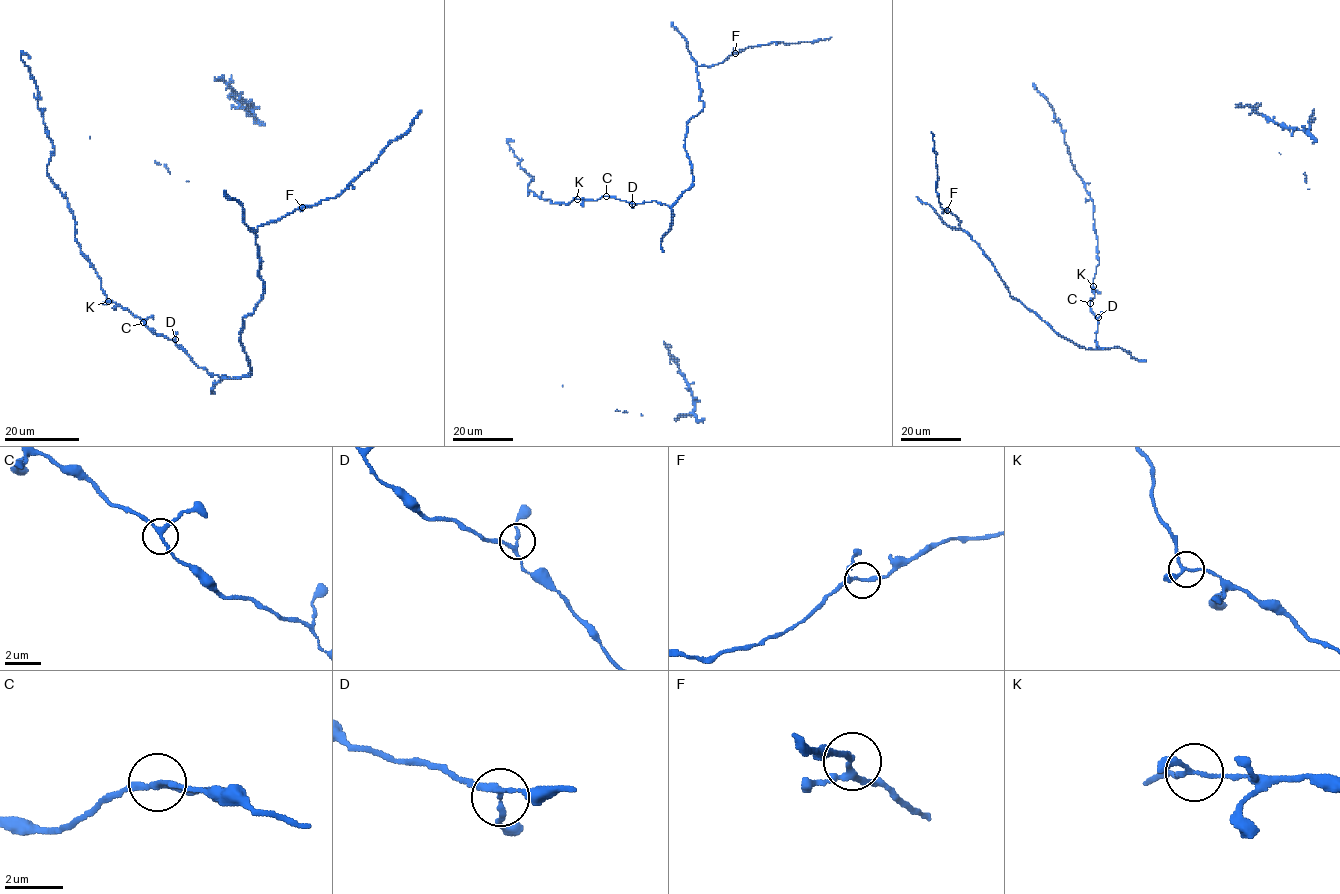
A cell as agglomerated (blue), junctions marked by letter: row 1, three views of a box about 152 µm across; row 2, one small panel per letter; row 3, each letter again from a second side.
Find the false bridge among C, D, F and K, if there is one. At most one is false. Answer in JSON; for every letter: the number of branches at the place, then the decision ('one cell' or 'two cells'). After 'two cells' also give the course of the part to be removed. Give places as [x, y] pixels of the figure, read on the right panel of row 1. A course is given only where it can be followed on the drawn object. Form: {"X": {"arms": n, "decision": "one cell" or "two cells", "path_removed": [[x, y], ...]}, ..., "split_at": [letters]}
{"C": {"arms": 3, "decision": "one cell"}, "D": {"arms": 3, "decision": "one cell"}, "F": {"arms": 3, "decision": "one cell"}, "K": {"arms": 3, "decision": "one cell"}, "split_at": []}

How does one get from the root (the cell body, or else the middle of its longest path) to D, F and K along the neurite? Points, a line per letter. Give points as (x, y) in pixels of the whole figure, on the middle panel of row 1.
D: (616, 198), (631, 204)
F: (616, 198), (672, 206), (691, 186), (684, 140), (687, 123), (703, 108), (696, 68), (717, 65), (735, 53)
K: (616, 198), (603, 195), (595, 201), (577, 199)

